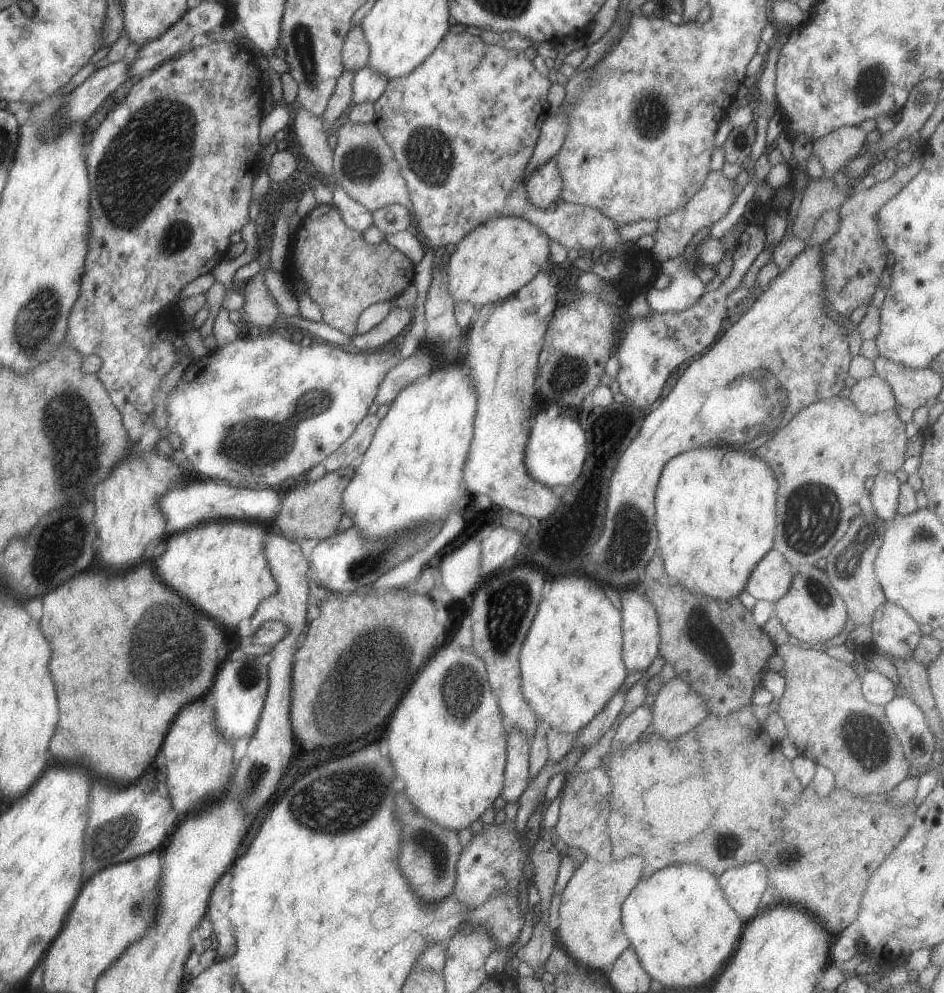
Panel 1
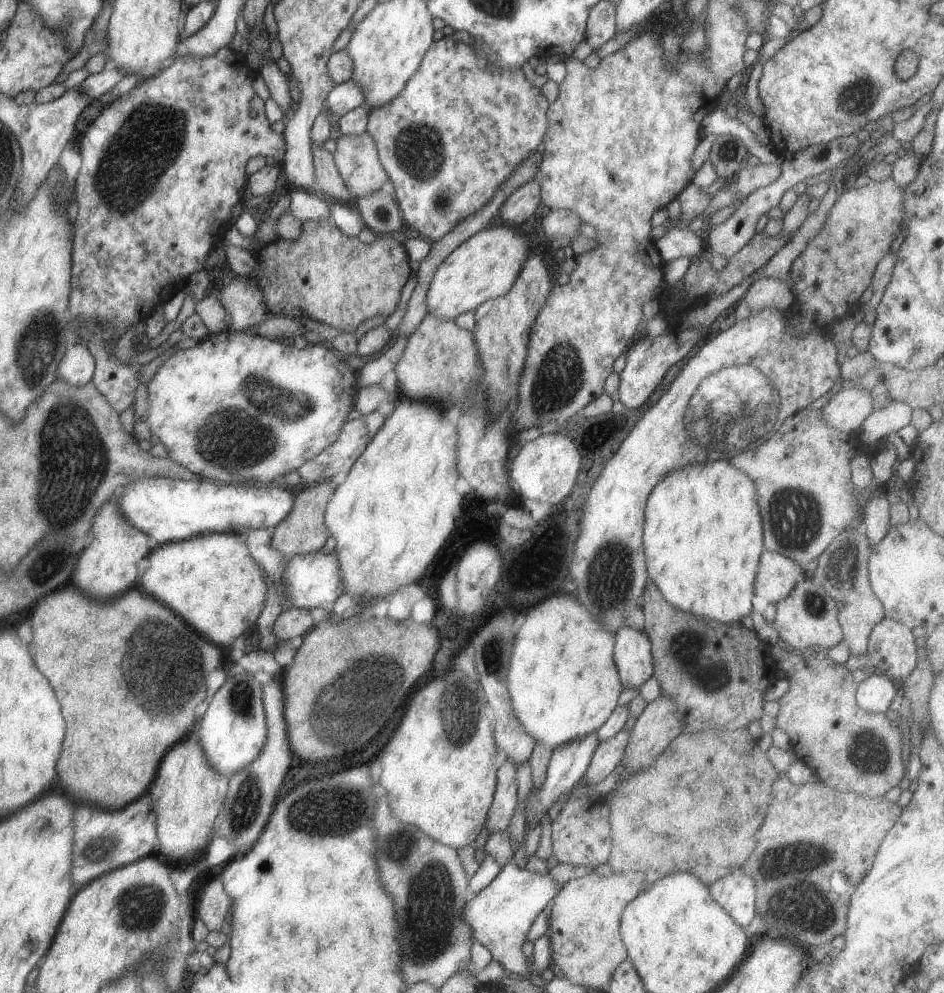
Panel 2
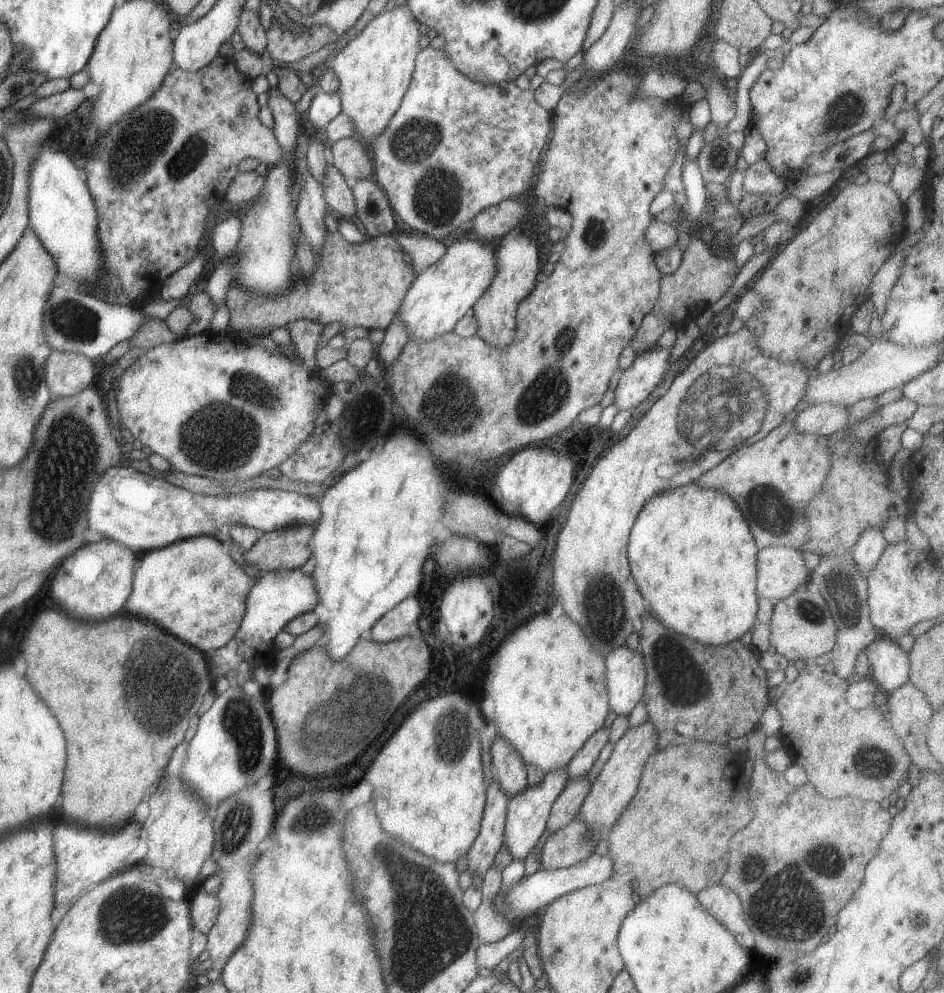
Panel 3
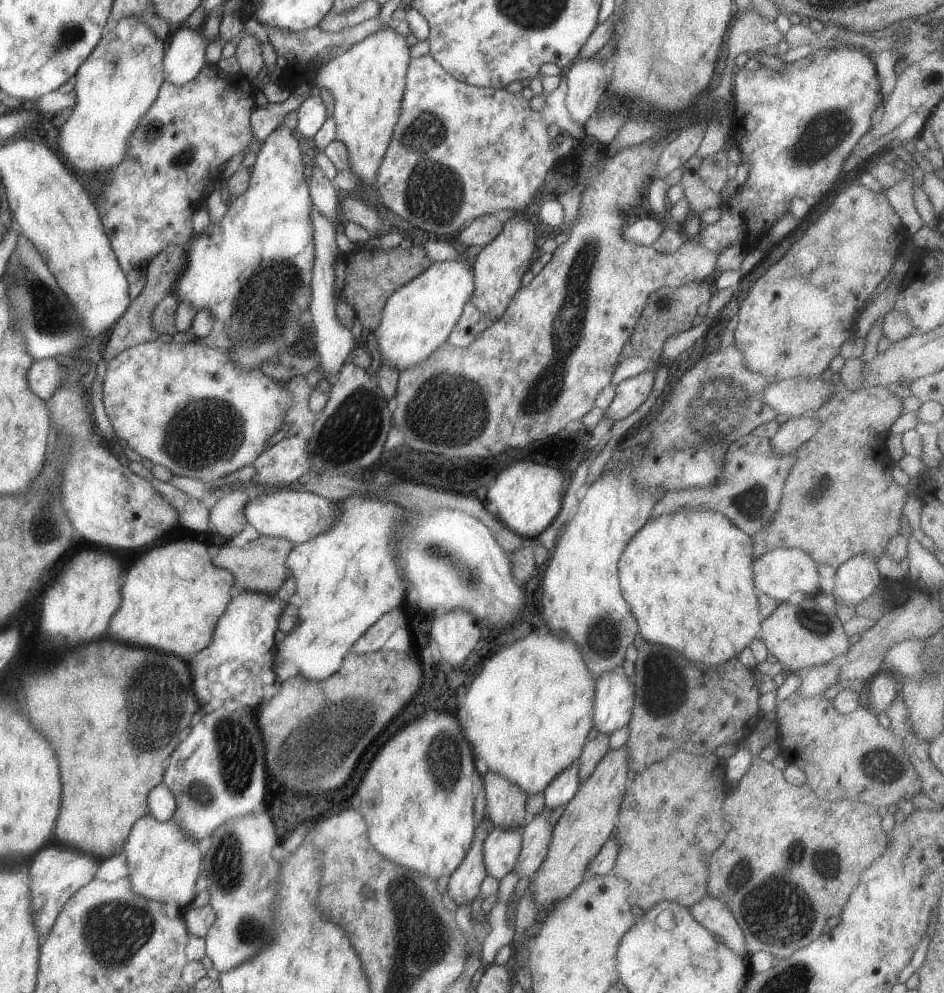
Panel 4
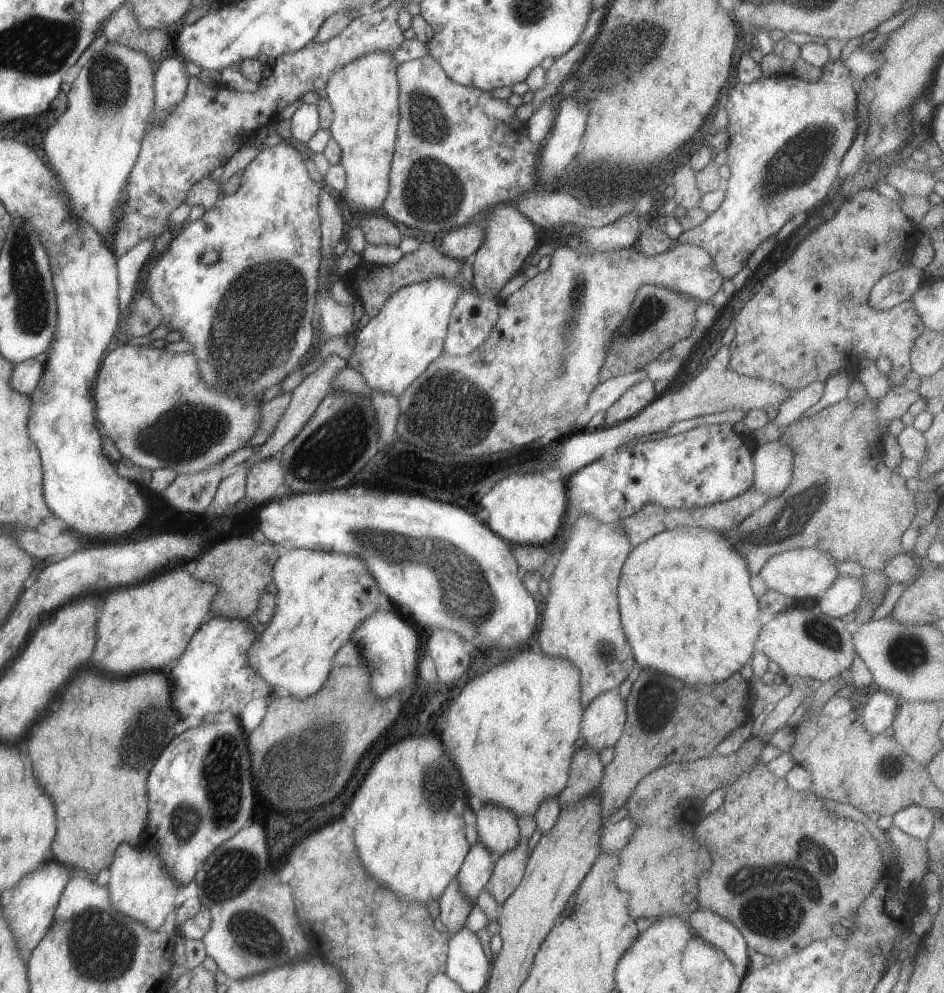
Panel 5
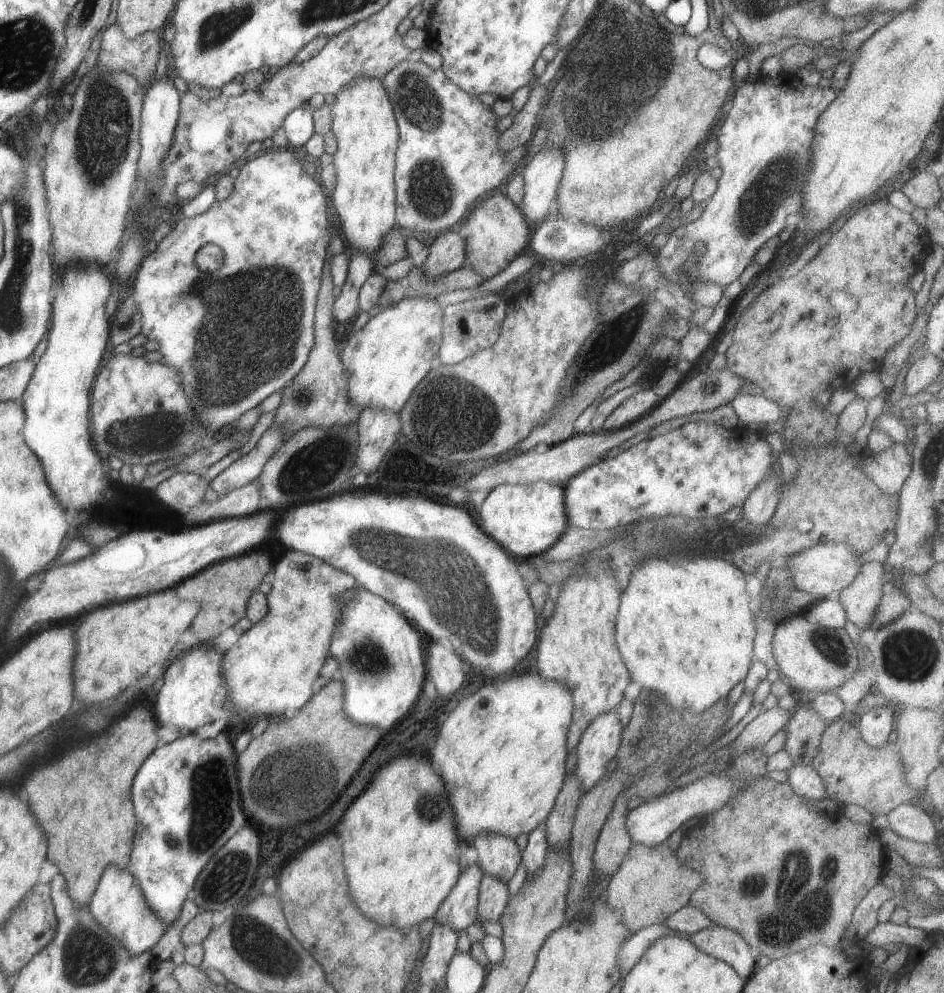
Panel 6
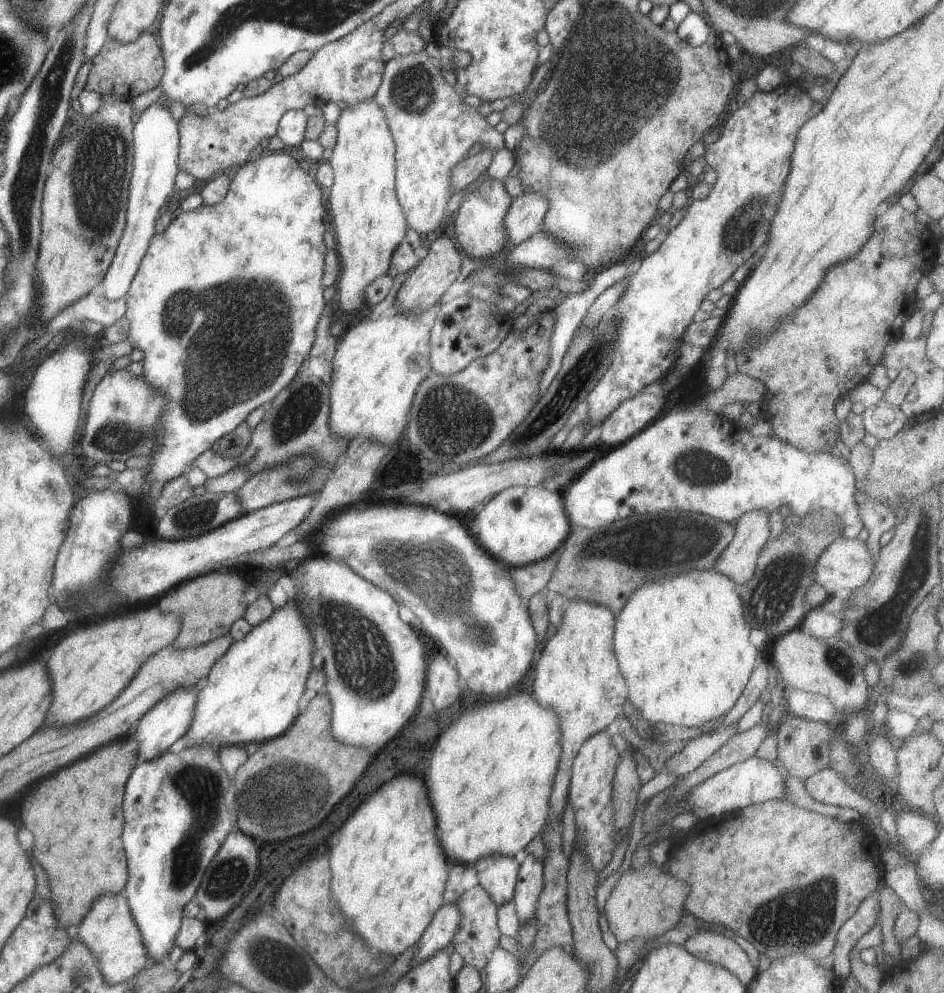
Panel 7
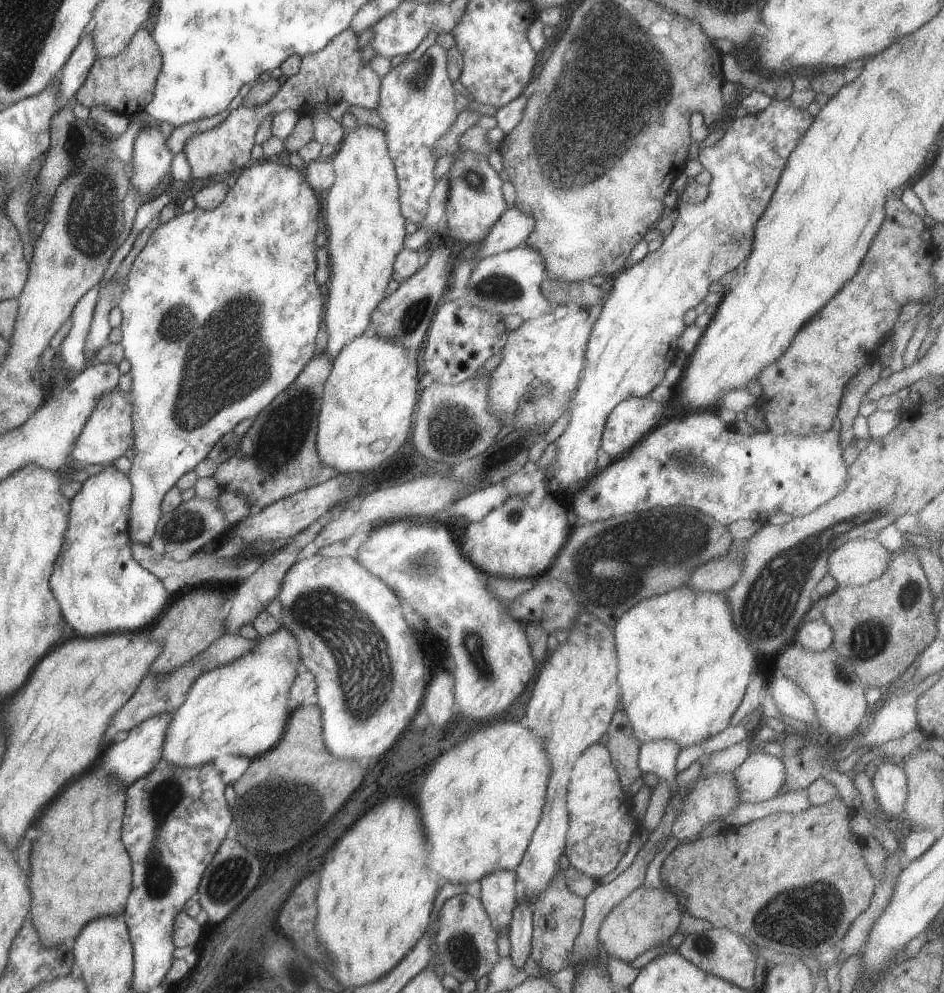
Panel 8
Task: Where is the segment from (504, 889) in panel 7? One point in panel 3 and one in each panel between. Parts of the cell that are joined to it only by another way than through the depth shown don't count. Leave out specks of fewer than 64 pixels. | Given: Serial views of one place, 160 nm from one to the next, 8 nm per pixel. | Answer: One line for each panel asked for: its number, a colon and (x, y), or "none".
3: (511, 773)
4: (506, 803)
5: (497, 826)
6: (498, 854)

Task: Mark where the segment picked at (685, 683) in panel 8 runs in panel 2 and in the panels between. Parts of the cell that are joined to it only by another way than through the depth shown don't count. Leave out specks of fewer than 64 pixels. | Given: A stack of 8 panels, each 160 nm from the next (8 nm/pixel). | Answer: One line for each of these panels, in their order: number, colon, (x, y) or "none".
2: (702, 535)
3: (691, 552)
4: (688, 577)
5: (686, 605)
6: (685, 628)
7: (682, 643)

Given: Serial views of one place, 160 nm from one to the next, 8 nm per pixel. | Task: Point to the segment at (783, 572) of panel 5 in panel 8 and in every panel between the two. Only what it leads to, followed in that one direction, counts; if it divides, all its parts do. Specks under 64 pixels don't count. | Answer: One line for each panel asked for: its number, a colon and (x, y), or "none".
6: (823, 570)
7: (846, 564)
8: (858, 561)

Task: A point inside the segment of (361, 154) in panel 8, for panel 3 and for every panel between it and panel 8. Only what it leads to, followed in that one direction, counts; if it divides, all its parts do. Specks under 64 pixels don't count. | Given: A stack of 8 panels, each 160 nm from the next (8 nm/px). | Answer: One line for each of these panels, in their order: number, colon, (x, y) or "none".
3: (375, 68)
4: (368, 81)
5: (364, 94)
6: (364, 123)
7: (369, 222)

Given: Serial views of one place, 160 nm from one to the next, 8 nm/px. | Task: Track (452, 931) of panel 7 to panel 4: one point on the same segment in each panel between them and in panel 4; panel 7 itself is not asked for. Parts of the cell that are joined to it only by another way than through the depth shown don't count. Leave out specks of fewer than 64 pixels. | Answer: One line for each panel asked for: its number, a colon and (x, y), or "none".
4: (502, 846)
5: (477, 868)
6: (459, 910)

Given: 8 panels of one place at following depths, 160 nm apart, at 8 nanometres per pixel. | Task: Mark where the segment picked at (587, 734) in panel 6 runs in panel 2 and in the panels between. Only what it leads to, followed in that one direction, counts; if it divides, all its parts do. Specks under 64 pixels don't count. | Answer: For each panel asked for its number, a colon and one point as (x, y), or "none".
2: (632, 654)
3: (625, 672)
4: (614, 697)
5: (603, 722)

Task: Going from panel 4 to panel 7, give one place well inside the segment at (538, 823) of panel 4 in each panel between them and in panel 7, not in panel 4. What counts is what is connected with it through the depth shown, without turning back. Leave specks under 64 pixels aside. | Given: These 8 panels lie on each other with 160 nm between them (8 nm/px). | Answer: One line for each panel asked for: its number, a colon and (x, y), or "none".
5: (508, 872)
6: (493, 892)
7: (478, 935)

